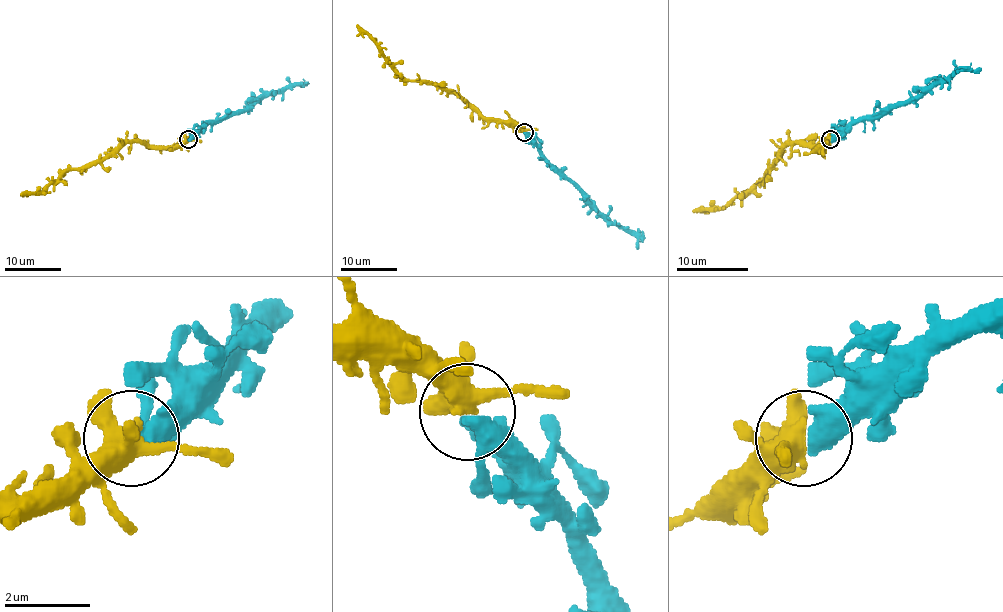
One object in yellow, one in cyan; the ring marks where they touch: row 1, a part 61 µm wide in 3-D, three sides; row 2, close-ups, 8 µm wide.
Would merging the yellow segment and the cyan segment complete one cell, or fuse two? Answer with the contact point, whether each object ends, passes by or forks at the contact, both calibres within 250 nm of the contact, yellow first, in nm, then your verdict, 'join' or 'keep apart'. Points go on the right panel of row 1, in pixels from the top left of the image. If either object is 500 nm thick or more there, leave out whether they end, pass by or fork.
at (830, 139); yellow forks there; cyan passes by; 400 nm thick on the yellow side, 340 nm on the other; join

